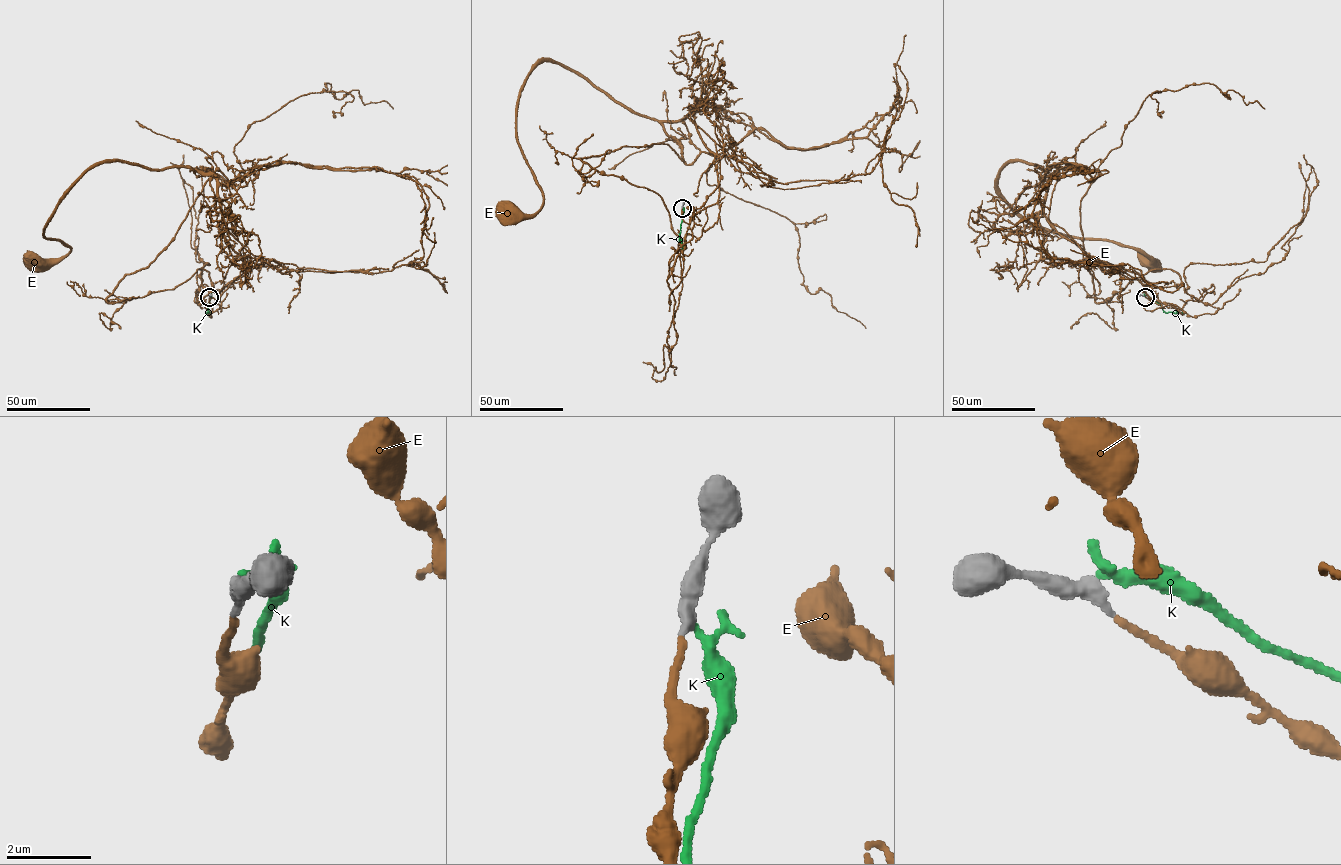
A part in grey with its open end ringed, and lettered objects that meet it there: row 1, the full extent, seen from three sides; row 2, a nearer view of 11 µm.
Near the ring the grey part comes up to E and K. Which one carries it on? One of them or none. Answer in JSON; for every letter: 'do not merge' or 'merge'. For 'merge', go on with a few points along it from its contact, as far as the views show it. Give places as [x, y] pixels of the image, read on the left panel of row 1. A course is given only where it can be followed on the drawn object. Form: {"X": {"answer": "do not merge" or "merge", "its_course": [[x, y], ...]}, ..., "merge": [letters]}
{"E": {"answer": "merge", "its_course": [[209, 296], [247, 259], [224, 238], [216, 180], [188, 168], [93, 166], [44, 229], [70, 250], [36, 258]]}, "K": {"answer": "do not merge"}, "merge": ["E"]}

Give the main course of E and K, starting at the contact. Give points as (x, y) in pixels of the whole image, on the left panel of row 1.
E: (209, 296), (247, 259), (224, 238), (216, 180), (188, 168), (93, 166), (44, 229), (70, 250), (36, 258)
K: (210, 295), (206, 313), (210, 314)

